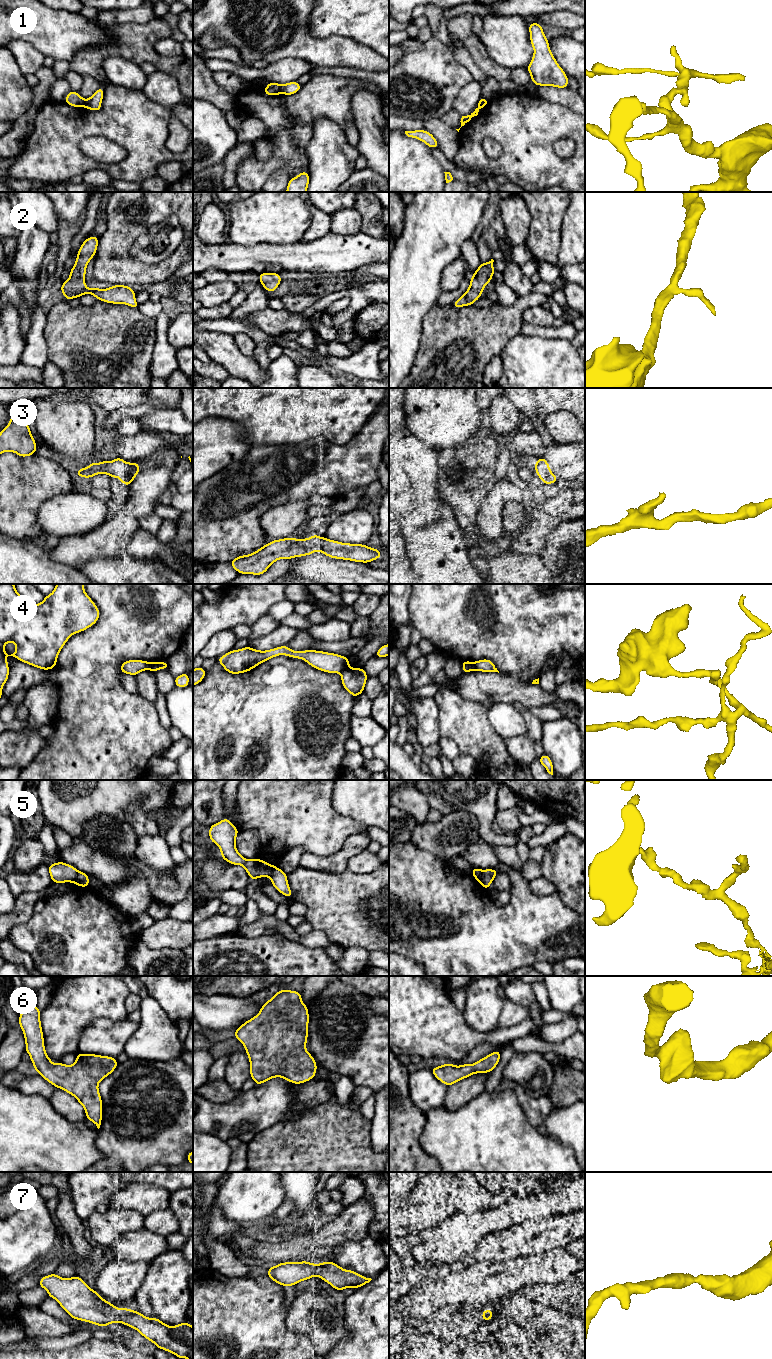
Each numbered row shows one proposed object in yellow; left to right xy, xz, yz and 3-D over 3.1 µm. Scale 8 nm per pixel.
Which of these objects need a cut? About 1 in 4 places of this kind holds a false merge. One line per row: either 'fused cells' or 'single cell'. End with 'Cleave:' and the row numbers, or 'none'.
1: fused cells
2: single cell
3: single cell
4: fused cells
5: fused cells
6: single cell
7: single cell
Cleave: 1, 4, 5

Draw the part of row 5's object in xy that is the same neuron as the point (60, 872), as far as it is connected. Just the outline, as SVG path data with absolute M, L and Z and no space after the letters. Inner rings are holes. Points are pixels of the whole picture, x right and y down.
M57 862L48 865L49 874L52 879L52 883L74 883L79 873L72 865L69 865L65 862Z

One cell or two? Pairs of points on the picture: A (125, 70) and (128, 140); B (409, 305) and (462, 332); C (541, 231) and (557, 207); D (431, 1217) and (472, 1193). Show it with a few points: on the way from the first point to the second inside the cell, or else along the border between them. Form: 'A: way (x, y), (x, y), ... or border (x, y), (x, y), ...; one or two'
A: border (110, 83), (116, 86), (138, 88), (141, 90); two
B: border (436, 303), (424, 319), (424, 332), (421, 337); two
C: way (545, 225), (546, 218), (551, 213); one
D: border (426, 1204), (447, 1204), (455, 1212); two

